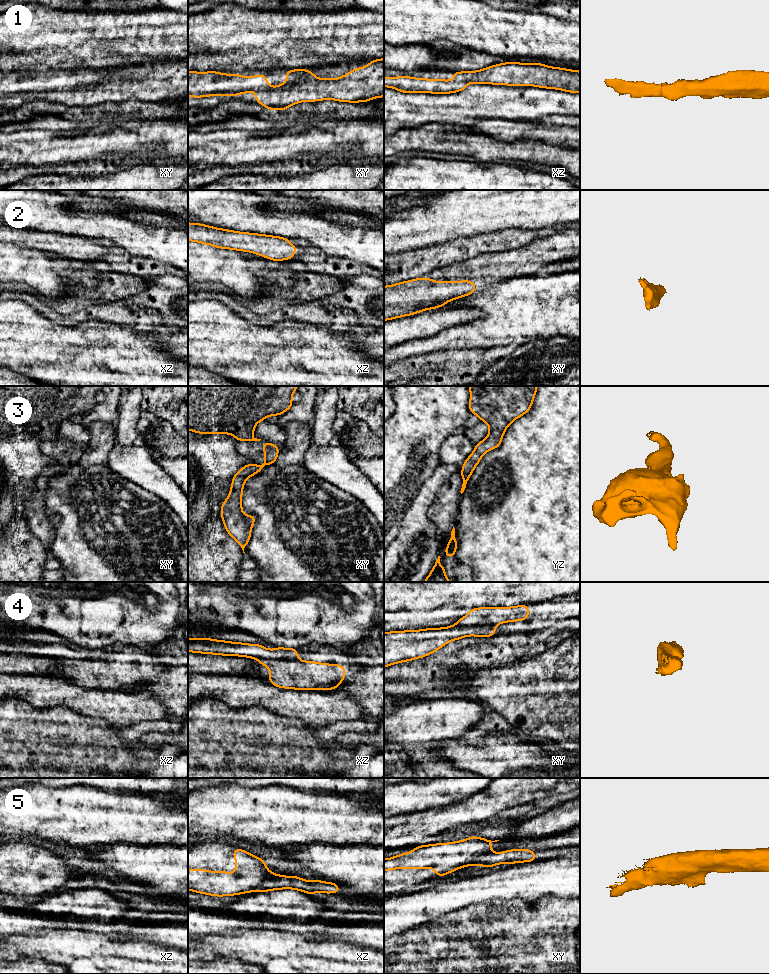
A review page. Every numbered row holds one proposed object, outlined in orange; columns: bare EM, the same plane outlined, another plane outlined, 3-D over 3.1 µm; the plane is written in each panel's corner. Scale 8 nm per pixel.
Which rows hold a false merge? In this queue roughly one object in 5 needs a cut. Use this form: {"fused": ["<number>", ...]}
{"fused": []}

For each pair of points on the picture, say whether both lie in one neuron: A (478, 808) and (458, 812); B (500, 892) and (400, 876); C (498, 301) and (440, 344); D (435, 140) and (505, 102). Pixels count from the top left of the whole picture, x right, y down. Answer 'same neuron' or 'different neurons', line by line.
A: same neuron
B: different neurons
C: same neuron
D: different neurons

